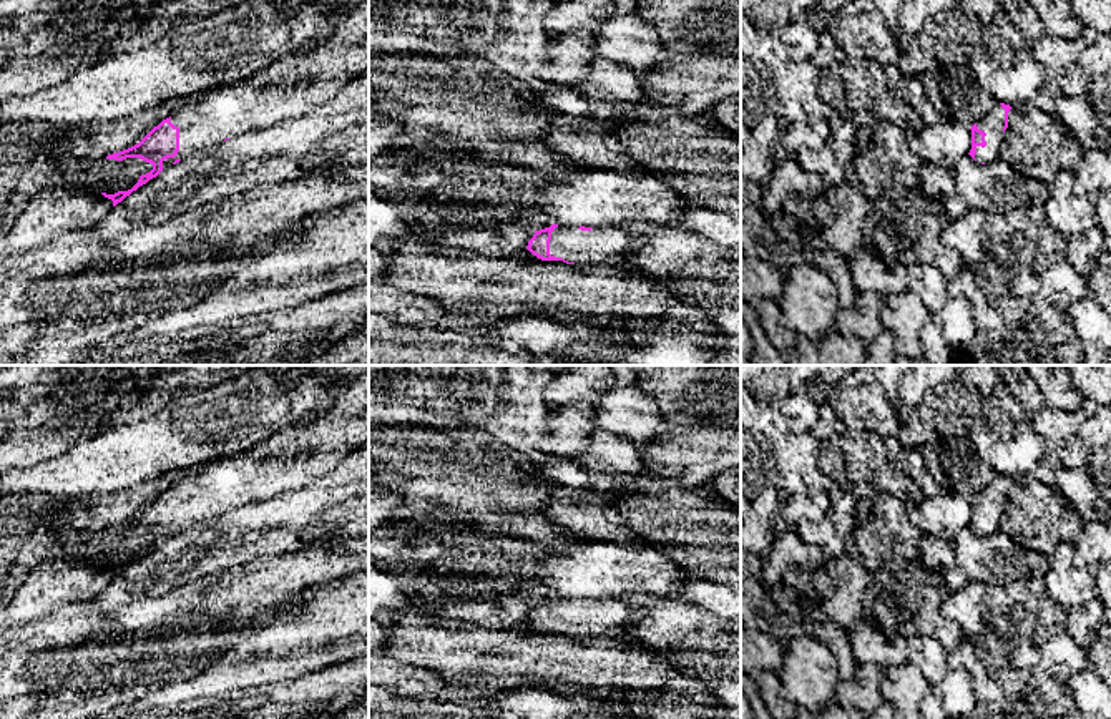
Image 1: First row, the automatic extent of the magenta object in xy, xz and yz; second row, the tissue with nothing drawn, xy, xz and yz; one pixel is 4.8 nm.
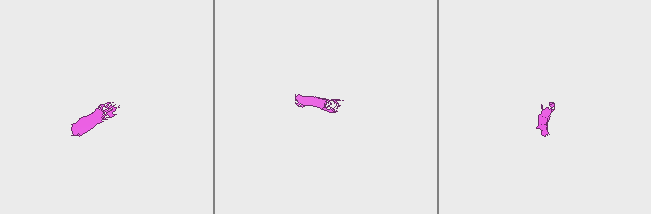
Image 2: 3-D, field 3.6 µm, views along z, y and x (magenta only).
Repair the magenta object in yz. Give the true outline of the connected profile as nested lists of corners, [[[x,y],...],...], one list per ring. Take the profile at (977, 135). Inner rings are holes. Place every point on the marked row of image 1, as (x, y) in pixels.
[[[998,103],[985,118],[978,120],[972,130],[970,156],[985,164],[1000,156],[1000,143],[1008,128],[1008,113],[1011,106]]]

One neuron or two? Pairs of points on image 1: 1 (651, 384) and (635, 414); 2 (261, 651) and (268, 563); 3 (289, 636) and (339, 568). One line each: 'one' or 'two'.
1: two
2: two
3: two

